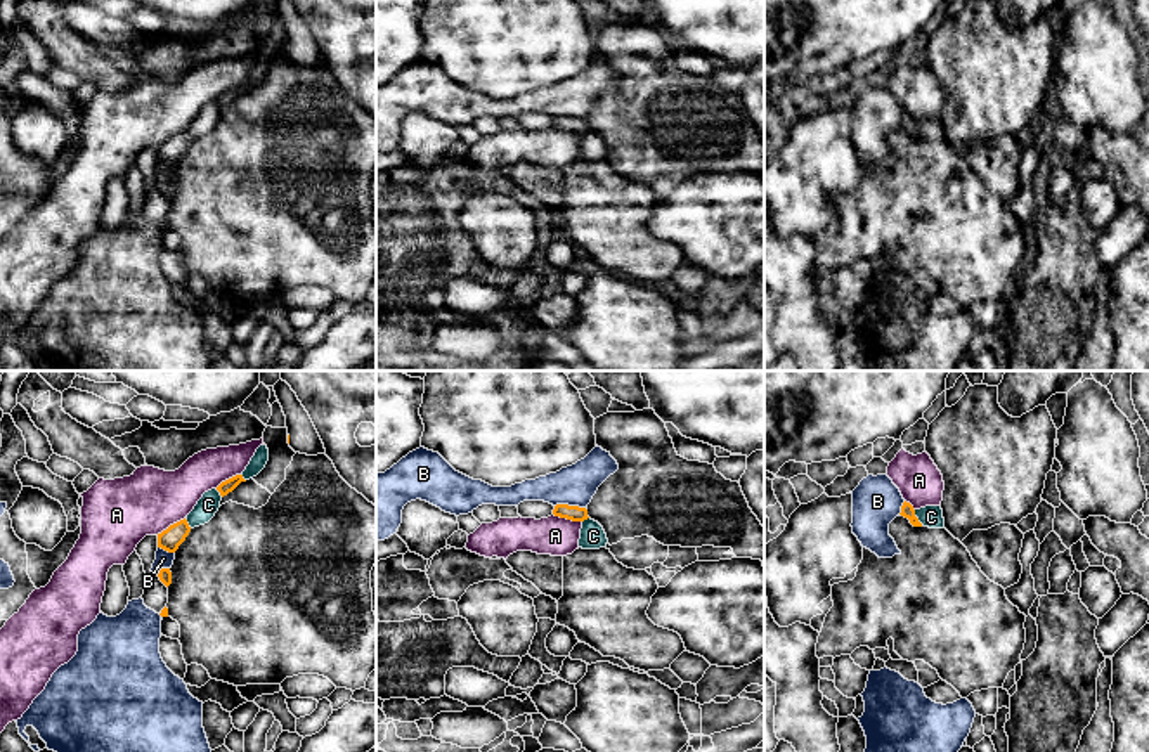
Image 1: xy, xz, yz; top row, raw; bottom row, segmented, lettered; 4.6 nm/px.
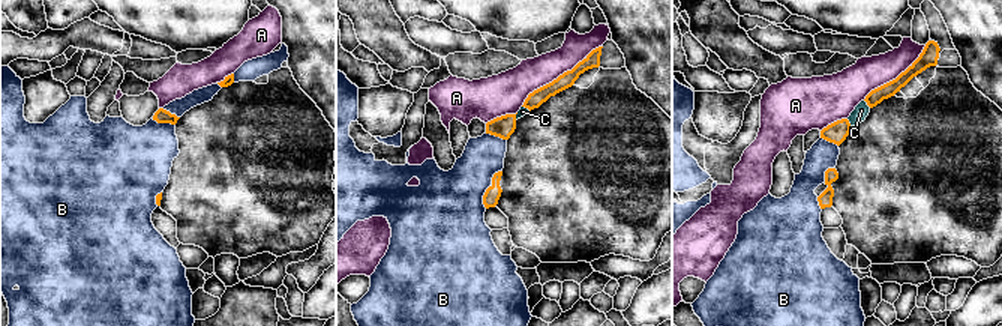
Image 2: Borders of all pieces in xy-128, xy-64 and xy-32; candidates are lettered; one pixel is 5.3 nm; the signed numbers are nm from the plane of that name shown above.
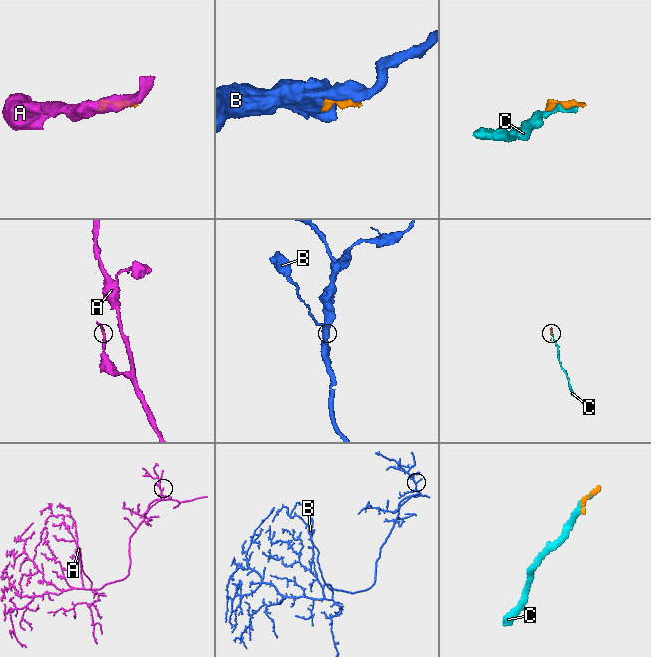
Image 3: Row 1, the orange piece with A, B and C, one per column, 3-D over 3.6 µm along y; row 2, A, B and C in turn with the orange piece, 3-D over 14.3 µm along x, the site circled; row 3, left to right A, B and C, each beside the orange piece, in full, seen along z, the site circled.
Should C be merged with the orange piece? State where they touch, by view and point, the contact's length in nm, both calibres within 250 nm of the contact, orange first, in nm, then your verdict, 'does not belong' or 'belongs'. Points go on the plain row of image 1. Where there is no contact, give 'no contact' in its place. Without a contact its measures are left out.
yz (915, 129) | 80 nm | 60/100 nm | belongs

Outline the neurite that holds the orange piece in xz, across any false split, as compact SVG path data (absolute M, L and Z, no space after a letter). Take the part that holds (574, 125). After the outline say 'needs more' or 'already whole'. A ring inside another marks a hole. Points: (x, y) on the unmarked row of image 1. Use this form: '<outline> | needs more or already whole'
M556 116L553 126L582 135L579 159L600 161L607 158L608 151L603 139L587 128L586 120Z | needs more

